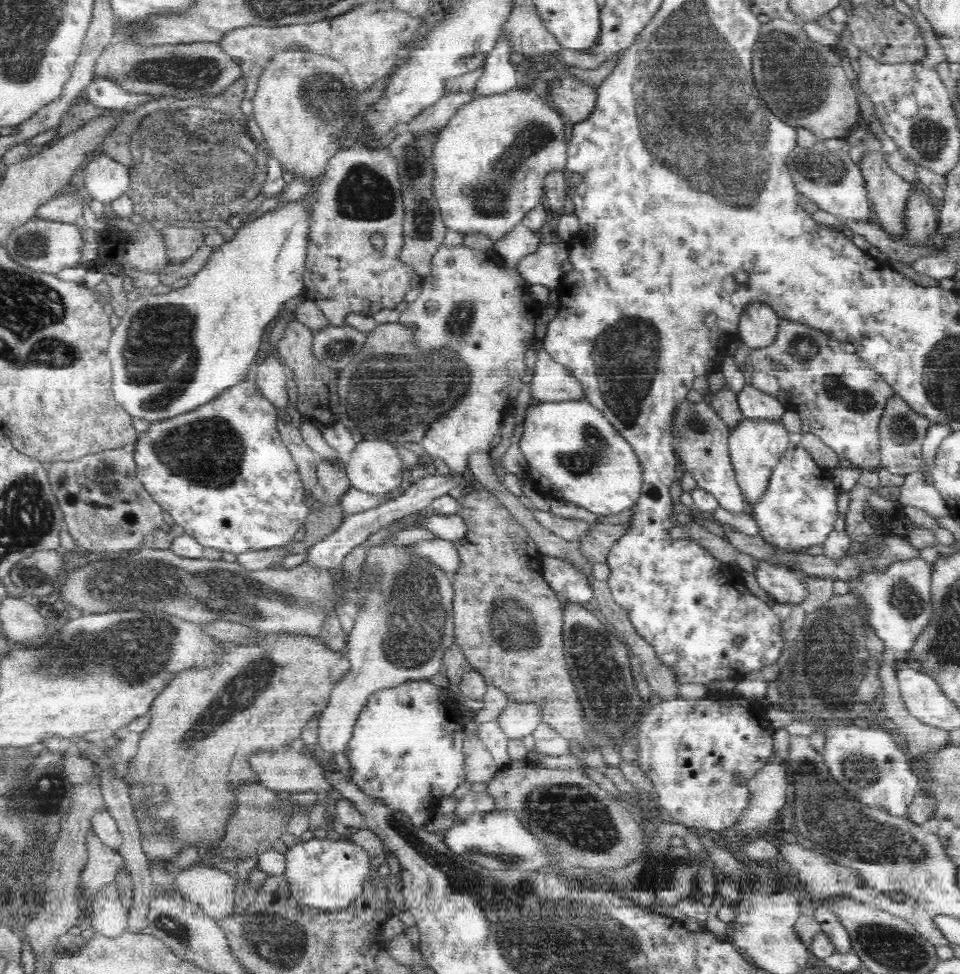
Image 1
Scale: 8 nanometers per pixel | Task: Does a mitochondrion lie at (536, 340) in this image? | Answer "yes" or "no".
no

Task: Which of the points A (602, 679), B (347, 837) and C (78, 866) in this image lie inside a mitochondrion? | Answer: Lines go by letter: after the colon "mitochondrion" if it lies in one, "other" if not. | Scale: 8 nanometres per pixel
A: mitochondrion
B: other
C: other

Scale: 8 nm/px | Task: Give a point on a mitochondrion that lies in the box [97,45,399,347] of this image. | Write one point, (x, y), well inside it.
(198, 152)

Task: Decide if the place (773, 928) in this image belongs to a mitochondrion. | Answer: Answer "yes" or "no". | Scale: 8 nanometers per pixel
no

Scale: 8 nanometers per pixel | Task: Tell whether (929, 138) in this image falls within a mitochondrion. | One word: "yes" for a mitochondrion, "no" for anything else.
yes

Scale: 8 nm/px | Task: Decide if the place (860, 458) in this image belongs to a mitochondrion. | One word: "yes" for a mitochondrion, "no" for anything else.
no

